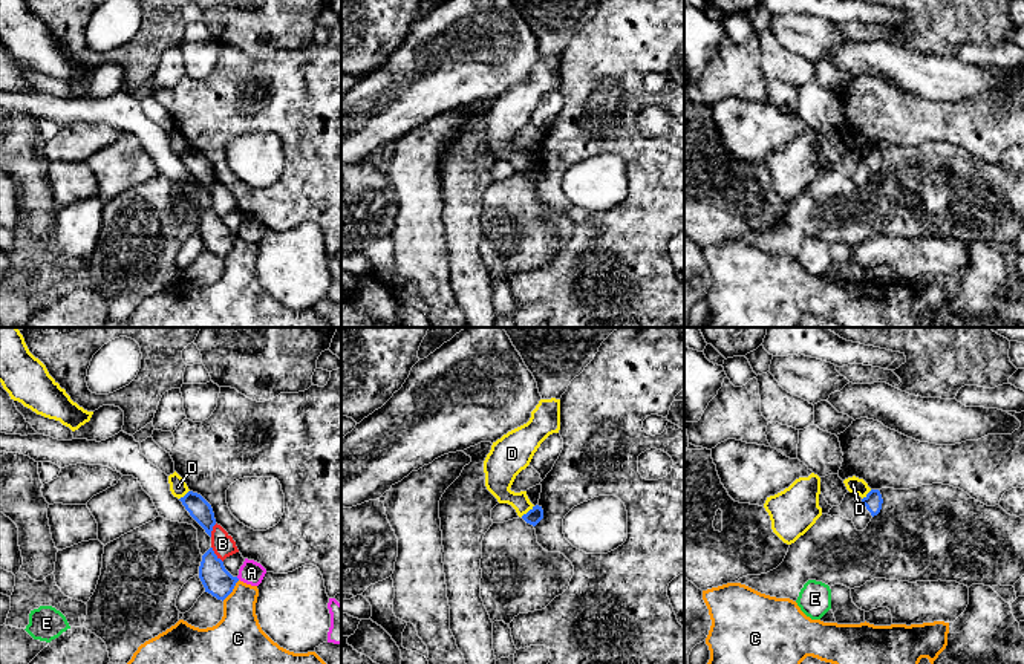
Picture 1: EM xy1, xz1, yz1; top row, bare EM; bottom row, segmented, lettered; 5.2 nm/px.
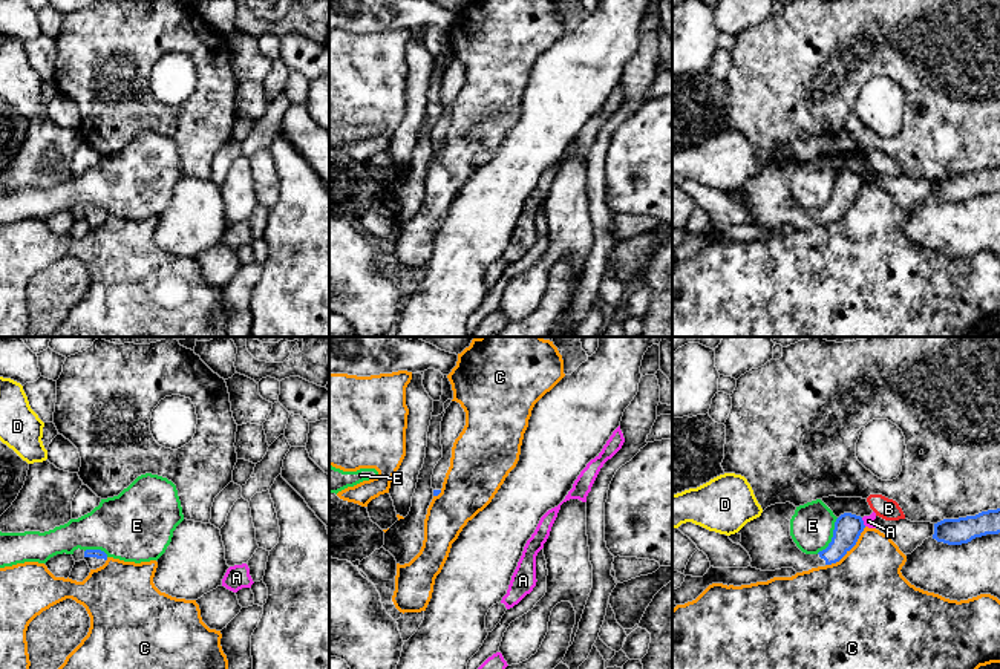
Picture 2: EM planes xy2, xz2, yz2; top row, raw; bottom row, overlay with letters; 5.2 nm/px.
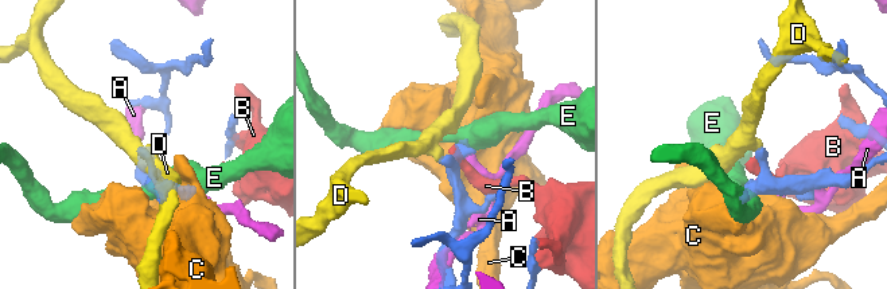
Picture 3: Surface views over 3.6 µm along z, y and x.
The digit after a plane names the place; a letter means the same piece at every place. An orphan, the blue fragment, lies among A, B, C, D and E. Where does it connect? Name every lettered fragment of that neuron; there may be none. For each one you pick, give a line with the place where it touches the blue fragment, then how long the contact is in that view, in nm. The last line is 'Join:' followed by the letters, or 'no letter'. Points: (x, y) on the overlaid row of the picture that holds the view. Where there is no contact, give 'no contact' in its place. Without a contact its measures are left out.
Join: no letter

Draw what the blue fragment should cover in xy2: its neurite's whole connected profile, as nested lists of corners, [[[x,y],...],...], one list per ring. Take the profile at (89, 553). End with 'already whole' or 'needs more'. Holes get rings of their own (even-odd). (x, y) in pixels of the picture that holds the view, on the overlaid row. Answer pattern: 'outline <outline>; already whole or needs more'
outline [[[86,550],[84,560],[87,562],[90,569],[96,569],[106,563],[107,554],[101,550]]]; needs more

